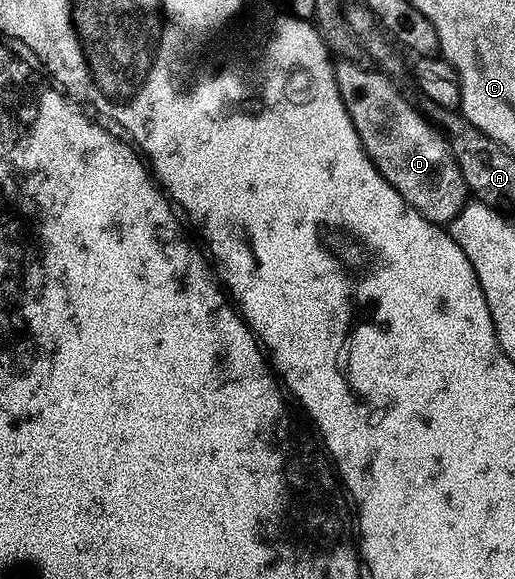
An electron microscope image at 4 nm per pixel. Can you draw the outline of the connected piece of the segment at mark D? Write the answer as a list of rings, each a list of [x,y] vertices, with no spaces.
[[[340,62],[335,69],[342,102],[354,122],[354,130],[358,130],[364,153],[371,158],[382,178],[386,178],[418,214],[441,226],[451,224],[470,196],[452,147],[441,129],[400,93],[399,86],[390,77],[380,72],[367,72],[360,66],[356,62]]]

